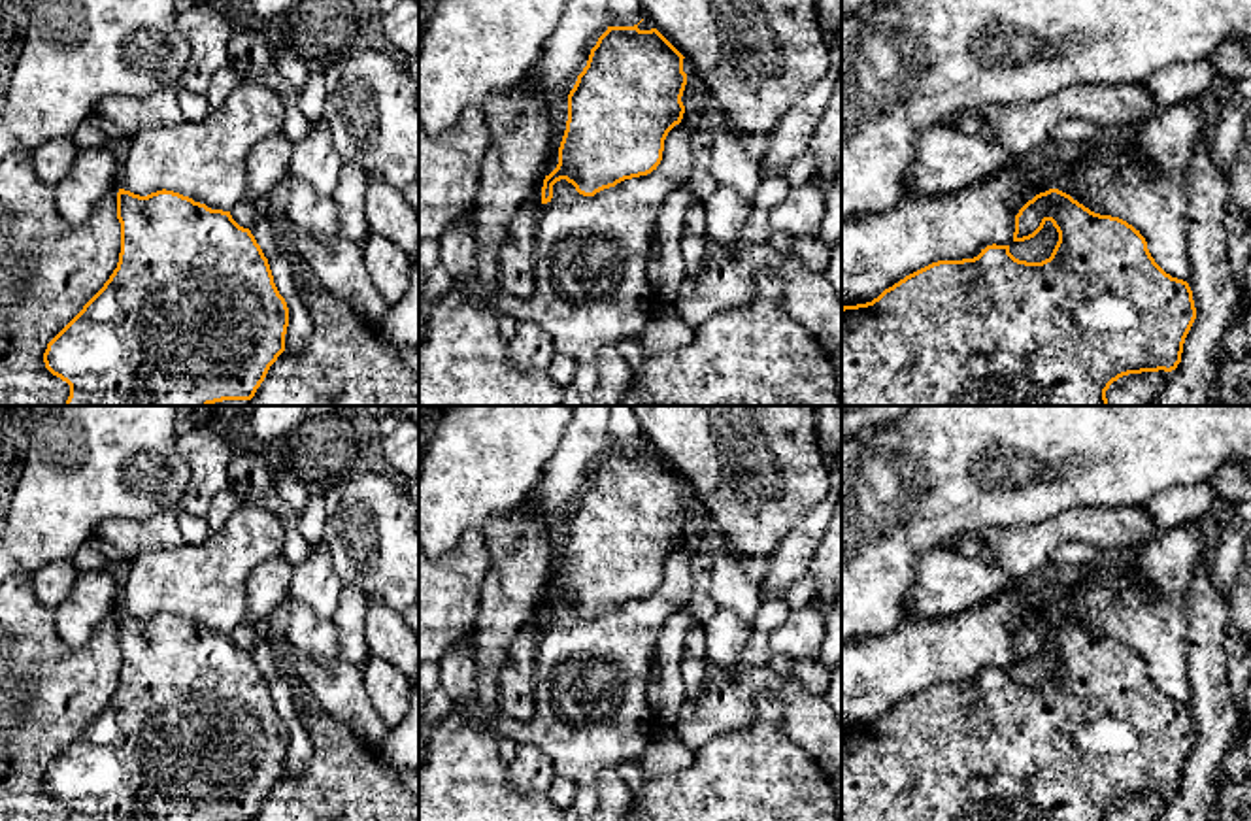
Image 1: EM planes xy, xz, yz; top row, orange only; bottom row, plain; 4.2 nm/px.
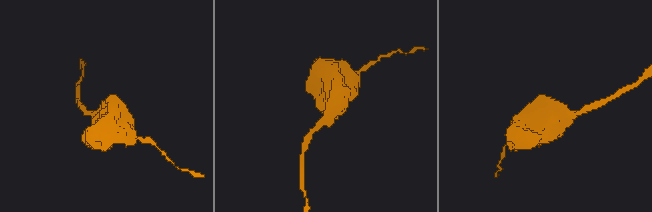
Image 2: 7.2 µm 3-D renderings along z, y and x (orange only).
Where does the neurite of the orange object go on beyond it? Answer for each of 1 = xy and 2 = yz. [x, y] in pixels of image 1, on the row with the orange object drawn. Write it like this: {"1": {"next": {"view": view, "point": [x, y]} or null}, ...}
{"1": {"next": null}, "2": {"next": null}}

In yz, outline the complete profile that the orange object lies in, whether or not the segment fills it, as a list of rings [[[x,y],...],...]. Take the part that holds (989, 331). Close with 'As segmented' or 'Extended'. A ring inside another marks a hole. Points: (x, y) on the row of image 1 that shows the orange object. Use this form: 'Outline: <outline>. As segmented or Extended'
Outline: [[[1049,189],[1028,200],[1015,215],[1013,242],[1034,238],[1051,221],[1059,242],[1042,262],[1019,260],[1009,245],[987,245],[974,259],[932,262],[866,304],[842,308],[842,406],[1109,406],[1106,391],[1128,374],[1172,372],[1181,362],[1185,338],[1196,319],[1193,291],[1187,281],[1166,274],[1151,257],[1145,238],[1119,217],[1100,215],[1070,194]]]. As segmented

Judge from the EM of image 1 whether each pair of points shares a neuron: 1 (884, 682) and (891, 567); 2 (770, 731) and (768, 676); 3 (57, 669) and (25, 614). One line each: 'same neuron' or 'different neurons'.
1: different neurons
2: different neurons
3: same neuron

